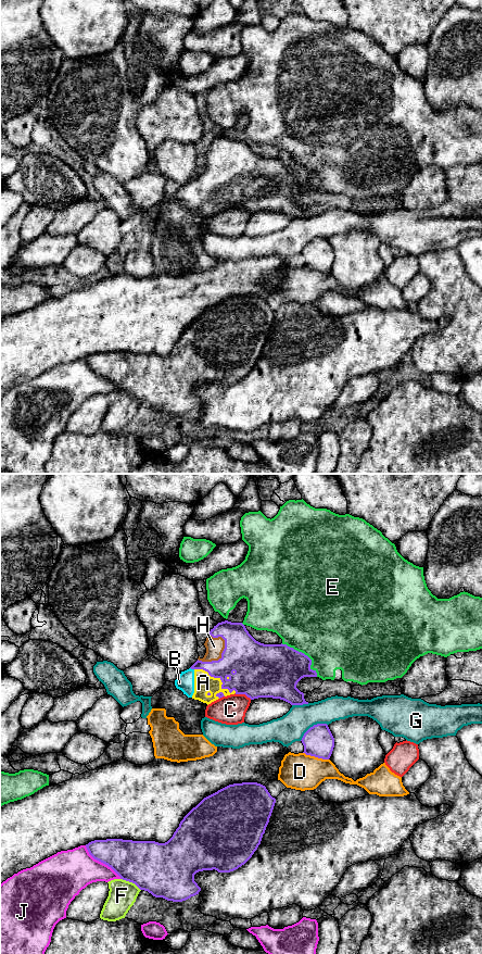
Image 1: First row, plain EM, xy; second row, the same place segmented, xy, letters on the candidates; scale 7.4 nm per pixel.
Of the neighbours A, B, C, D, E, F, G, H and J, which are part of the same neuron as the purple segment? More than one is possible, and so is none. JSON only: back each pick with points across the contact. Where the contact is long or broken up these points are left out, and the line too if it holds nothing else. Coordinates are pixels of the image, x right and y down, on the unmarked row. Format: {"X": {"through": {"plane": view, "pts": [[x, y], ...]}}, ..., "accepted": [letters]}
{"accepted": ["A", "B", "H"]}

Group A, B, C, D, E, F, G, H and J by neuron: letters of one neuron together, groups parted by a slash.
A B H / C / D / E / F / G / J

